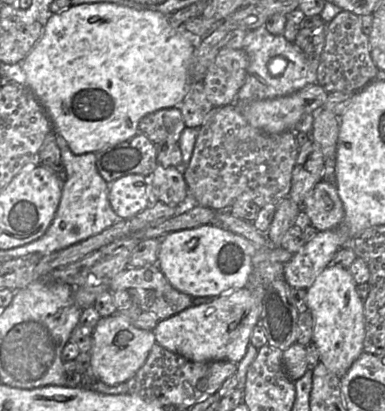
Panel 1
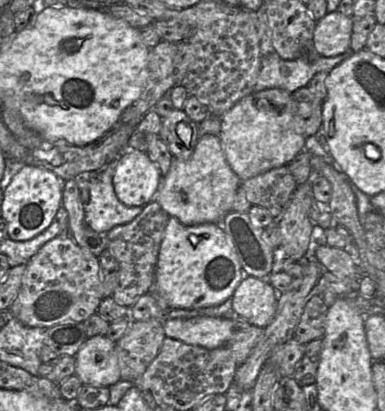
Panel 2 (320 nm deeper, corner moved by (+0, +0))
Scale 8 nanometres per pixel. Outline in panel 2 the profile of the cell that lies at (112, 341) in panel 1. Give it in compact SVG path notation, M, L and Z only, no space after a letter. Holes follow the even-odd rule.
M106 335L88 338L75 355L75 374L82 384L110 387L121 380L116 343Z

